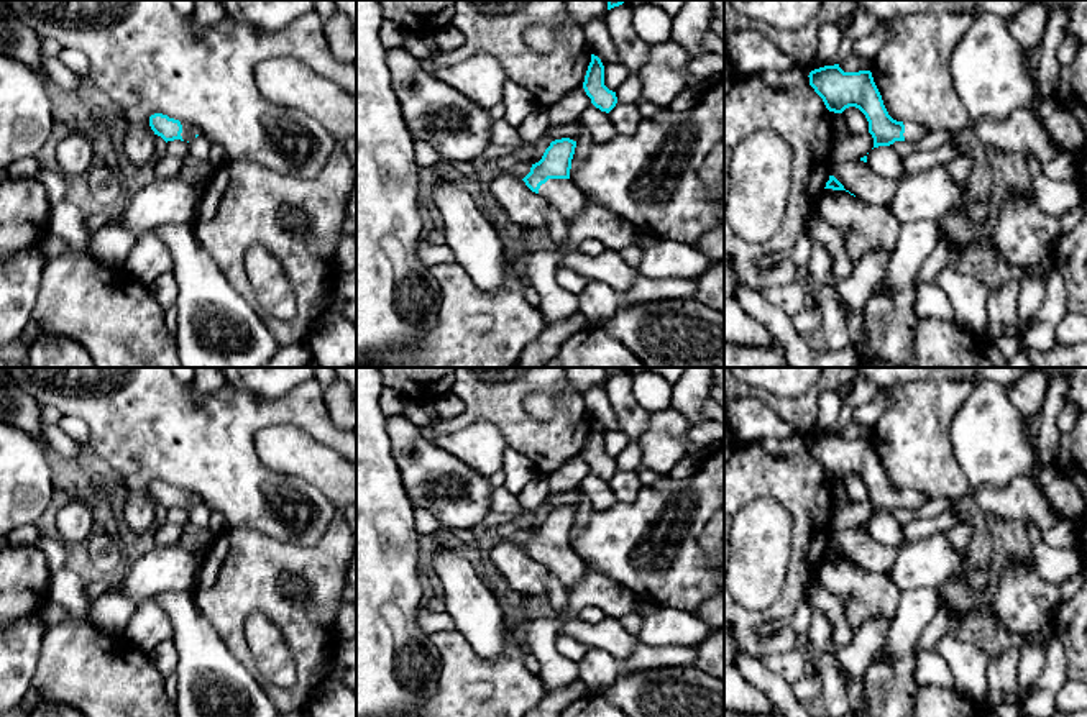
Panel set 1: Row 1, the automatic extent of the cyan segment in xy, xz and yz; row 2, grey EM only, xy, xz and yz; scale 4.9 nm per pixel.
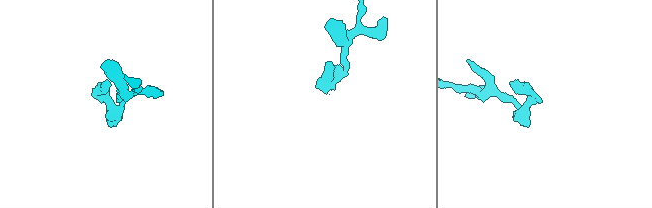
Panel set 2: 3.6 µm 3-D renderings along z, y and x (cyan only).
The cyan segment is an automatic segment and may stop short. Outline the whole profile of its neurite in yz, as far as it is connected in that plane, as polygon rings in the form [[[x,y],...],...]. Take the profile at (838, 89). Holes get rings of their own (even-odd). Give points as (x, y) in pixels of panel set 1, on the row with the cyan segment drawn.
[[[834,64],[814,69],[808,77],[829,112],[842,113],[855,107],[865,115],[874,148],[890,146],[895,141],[915,143],[928,135],[920,123],[897,121],[888,115],[870,71],[844,72]]]

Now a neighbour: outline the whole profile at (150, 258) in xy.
[[[154,233],[136,238],[123,269],[140,284],[149,287],[159,276],[172,271],[167,244]]]

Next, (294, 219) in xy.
[[[282,207],[281,217],[291,231],[297,235],[304,235],[307,231],[307,220],[300,210],[292,207]]]

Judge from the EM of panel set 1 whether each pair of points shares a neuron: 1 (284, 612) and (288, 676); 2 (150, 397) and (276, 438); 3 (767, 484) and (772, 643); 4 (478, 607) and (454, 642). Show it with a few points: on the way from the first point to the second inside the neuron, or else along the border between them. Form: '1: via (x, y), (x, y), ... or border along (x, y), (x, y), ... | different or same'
1: border along (263, 612), (281, 632), (296, 657) | different
2: border along (296, 425), (256, 433), (268, 470) | different
3: via (802, 519), (798, 576), (787, 602) | same
4: border along (455, 629), (481, 657), (491, 657) | different

